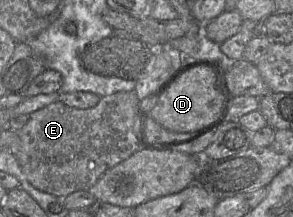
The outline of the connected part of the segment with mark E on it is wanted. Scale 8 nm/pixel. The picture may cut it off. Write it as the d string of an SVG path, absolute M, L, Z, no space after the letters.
M133 90L103 96L96 106L88 109L69 107L59 100L31 113L27 124L18 132L21 150L16 157L31 185L59 199L76 191L89 190L106 171L141 149L136 136L138 102Z

